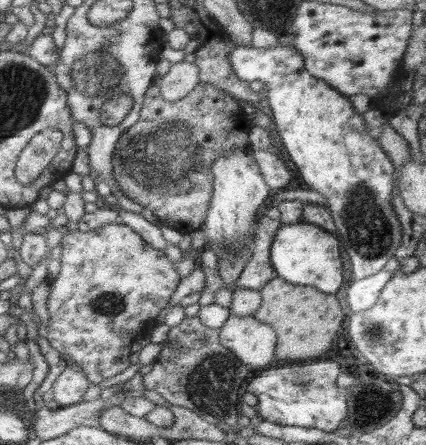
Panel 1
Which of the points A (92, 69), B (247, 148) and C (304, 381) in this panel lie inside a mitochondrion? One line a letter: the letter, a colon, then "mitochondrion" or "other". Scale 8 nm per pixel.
A: mitochondrion
B: other
C: mitochondrion

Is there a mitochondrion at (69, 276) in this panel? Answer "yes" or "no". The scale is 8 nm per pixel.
no

